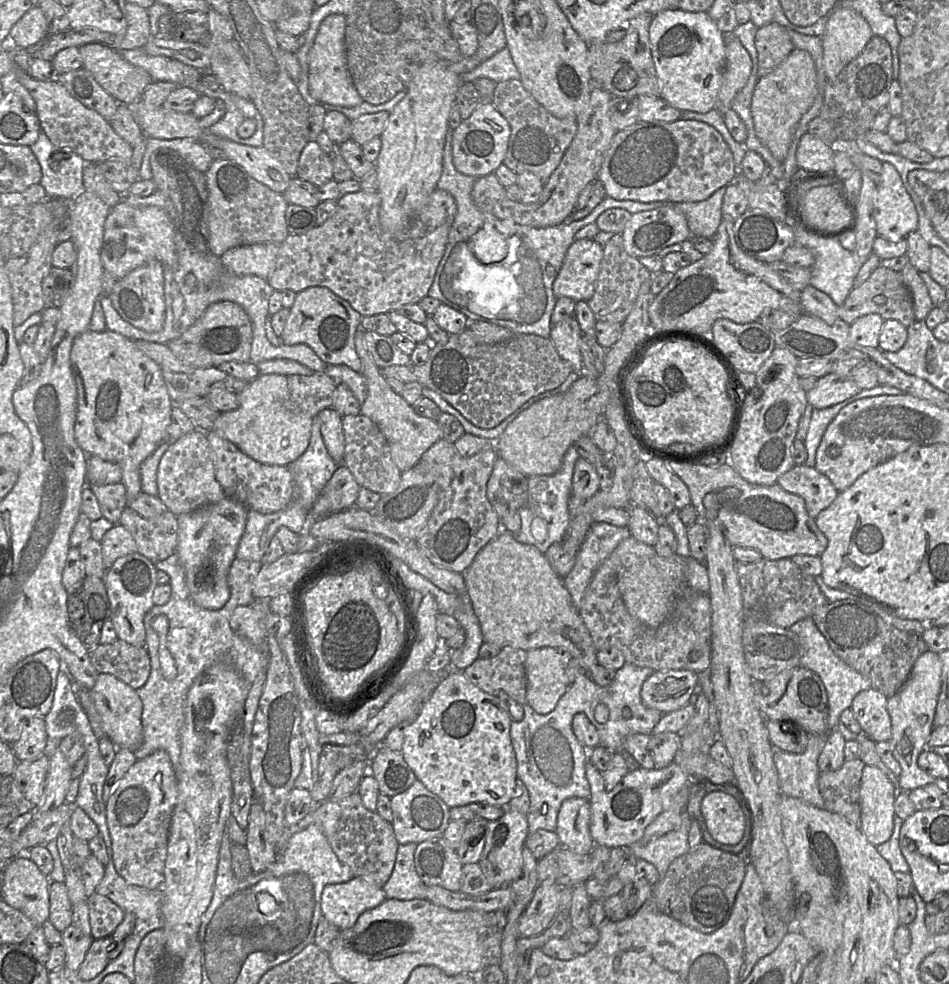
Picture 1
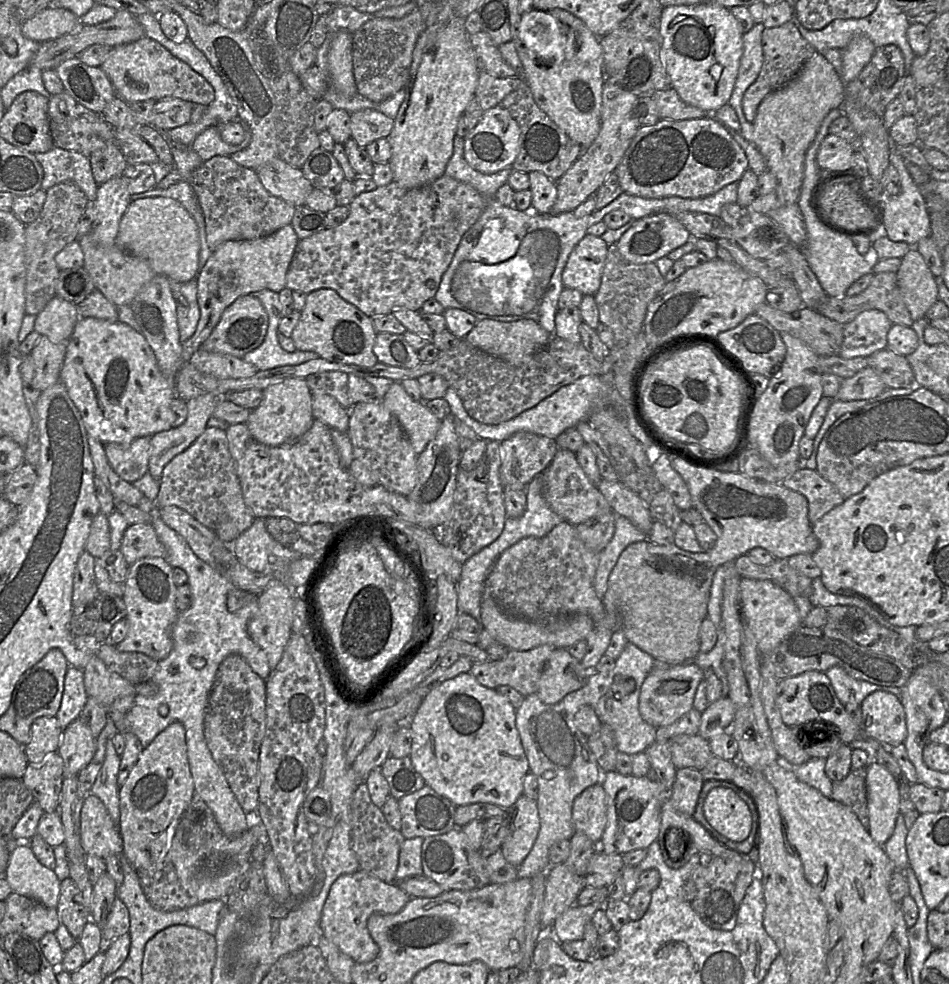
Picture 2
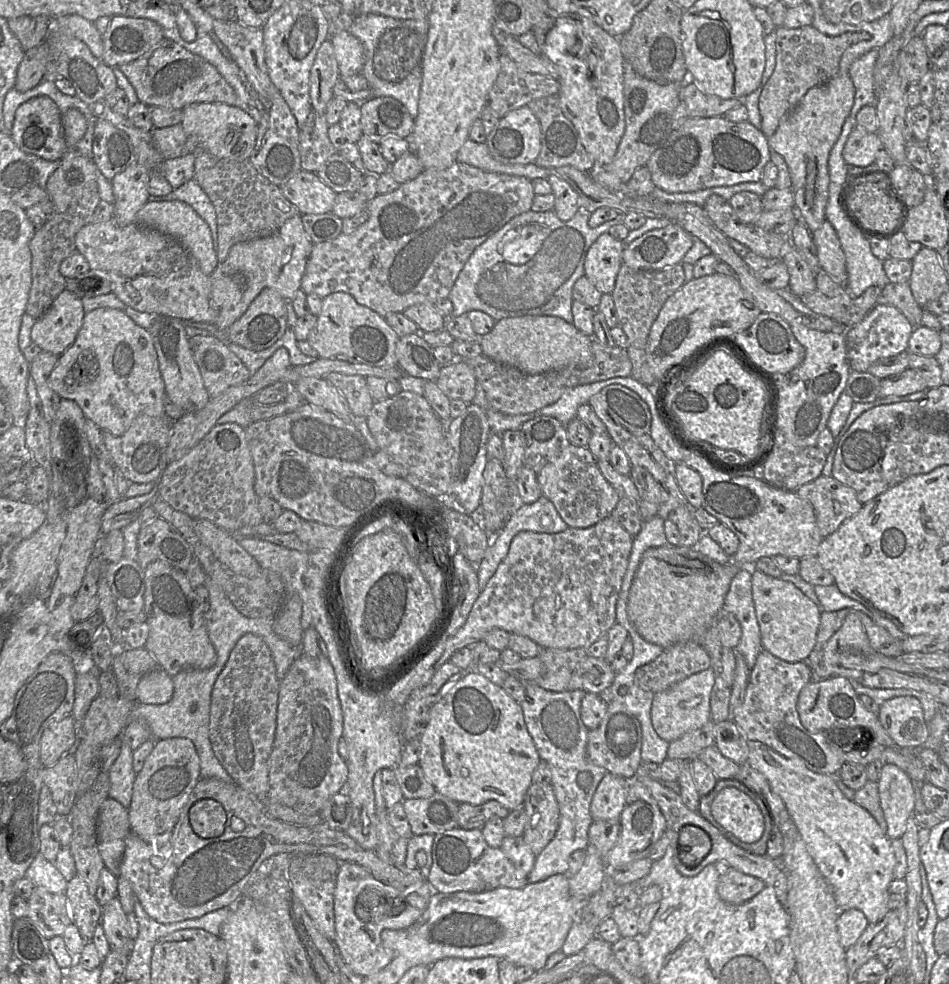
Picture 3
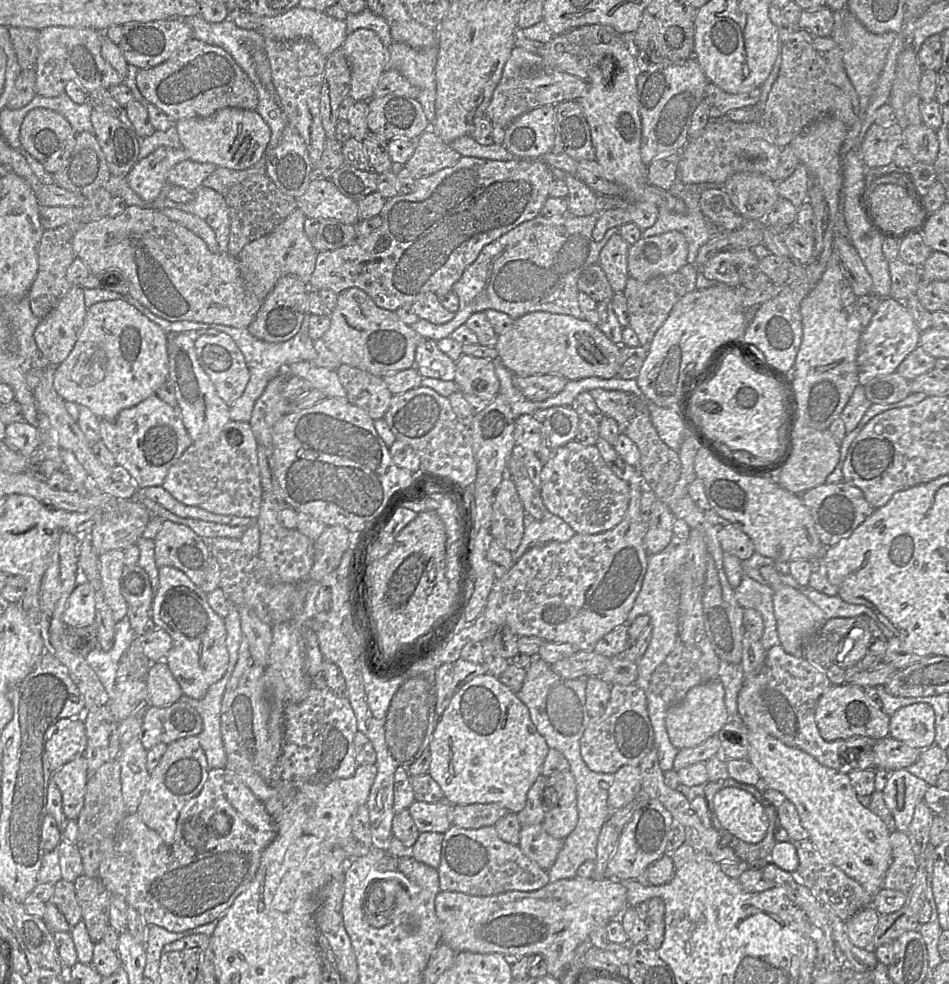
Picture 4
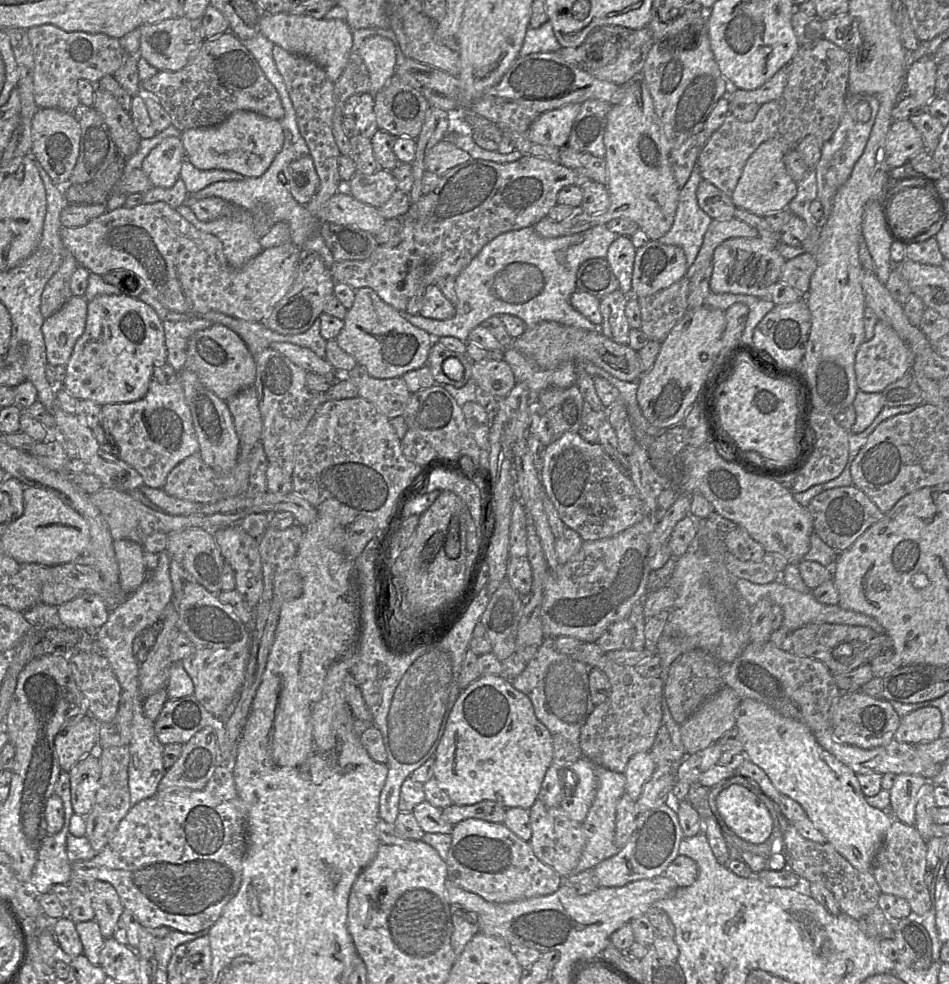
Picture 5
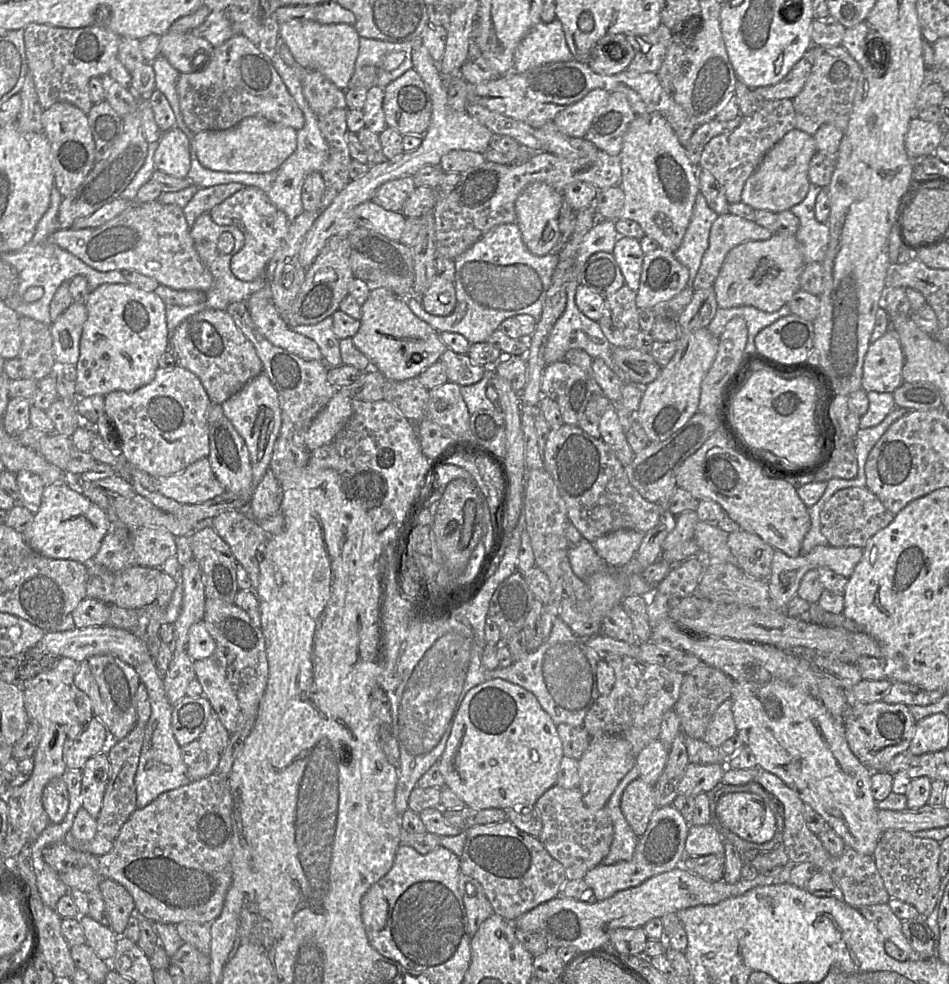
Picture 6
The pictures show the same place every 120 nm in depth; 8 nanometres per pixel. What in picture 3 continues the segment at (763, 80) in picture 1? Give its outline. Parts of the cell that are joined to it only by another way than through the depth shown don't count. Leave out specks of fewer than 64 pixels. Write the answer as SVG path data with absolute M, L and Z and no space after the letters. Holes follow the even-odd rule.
M838 74L827 83L810 88L790 116L779 125L771 137L767 138L771 152L779 154L788 167L797 218L800 218L810 231L819 229L826 221L825 210L830 183L828 159L841 134L846 119L850 117L854 96L855 89L848 74Z

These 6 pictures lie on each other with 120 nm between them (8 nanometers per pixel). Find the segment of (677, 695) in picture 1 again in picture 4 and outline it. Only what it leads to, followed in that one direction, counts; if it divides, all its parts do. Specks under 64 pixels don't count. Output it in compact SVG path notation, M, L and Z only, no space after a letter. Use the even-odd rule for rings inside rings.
M718 677L691 688L679 704L667 709L665 725L670 742L678 749L691 748L698 746L708 738L715 736L726 723L733 720L726 710L724 697L724 687Z

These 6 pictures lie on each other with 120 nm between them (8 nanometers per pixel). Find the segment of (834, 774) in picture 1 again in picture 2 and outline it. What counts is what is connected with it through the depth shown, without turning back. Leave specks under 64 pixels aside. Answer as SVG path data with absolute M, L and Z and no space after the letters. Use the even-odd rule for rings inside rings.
M866 767L851 769L843 780L833 782L831 799L849 807L869 833Z

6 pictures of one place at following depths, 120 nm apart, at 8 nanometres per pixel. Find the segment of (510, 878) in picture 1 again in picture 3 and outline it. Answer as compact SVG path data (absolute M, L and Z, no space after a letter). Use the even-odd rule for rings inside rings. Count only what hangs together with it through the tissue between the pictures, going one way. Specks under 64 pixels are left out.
M532 783L523 802L527 822L524 842L538 855L553 839L559 825L559 807L551 783Z

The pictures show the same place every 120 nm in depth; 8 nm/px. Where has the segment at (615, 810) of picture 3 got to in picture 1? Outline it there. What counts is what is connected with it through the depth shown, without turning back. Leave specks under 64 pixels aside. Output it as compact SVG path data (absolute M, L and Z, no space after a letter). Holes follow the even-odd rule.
M572 797L564 800L557 817L555 833L561 846L578 854L588 854L596 845L590 834L590 802Z

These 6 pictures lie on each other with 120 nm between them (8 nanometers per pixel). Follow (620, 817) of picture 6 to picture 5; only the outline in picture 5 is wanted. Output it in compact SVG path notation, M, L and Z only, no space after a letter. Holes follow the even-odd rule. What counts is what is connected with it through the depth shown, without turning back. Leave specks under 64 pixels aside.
M596 766L595 774L598 781L597 792L583 821L583 825L587 830L587 841L574 873L579 873L586 869L594 869L602 861L612 857L619 851L614 842L615 819L617 803L625 793L625 775L600 766Z

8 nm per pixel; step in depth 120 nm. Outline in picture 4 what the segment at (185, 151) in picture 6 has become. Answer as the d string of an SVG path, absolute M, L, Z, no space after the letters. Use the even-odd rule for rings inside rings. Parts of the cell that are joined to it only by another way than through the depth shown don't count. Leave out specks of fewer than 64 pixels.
M160 147L136 162L125 176L127 185L145 203L153 203L168 184L170 171L186 159L182 148Z

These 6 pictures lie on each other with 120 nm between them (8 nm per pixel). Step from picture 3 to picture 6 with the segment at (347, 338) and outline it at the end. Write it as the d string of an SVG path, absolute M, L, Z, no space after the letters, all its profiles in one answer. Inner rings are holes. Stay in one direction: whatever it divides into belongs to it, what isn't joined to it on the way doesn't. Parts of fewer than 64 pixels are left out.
M385 287L370 290L367 300L361 305L359 330L351 339L369 359L371 367L394 382L416 378L439 361L447 350L439 333L410 310L407 299L398 297Z

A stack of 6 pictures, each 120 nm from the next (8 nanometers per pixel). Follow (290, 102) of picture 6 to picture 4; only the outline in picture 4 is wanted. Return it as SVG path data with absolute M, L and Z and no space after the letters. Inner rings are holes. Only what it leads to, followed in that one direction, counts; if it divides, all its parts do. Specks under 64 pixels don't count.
M191 38L165 62L136 74L138 90L146 102L178 122L194 117L208 117L218 110L236 107L255 110L258 93L255 85L233 57L224 49Z

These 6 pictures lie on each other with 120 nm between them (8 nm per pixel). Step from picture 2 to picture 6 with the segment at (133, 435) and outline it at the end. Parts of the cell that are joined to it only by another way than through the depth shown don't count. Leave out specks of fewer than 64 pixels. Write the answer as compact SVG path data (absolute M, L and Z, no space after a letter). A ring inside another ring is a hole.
M102 284L88 294L87 319L80 338L75 390L78 398L113 391L134 392L155 377L158 360L168 351L166 305L154 292L130 284Z

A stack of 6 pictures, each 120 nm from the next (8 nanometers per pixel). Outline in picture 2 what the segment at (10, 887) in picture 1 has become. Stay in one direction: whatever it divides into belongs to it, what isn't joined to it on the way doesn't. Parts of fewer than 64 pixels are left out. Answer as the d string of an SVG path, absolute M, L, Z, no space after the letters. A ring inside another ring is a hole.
M19 843L9 851L3 876L13 893L30 897L48 908L56 908L61 881L53 869L39 862L27 843Z

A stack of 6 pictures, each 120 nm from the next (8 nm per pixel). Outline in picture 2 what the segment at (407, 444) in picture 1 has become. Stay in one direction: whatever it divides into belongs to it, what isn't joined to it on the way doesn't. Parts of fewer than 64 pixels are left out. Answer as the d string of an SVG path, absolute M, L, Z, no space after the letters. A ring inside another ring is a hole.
M394 382L381 400L397 418L414 451L419 455L434 438L441 420L426 407L424 402L413 400L400 382Z

